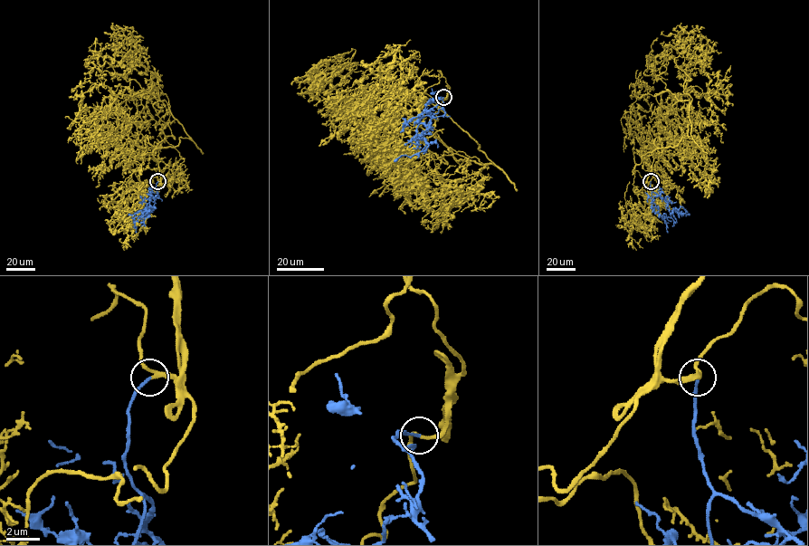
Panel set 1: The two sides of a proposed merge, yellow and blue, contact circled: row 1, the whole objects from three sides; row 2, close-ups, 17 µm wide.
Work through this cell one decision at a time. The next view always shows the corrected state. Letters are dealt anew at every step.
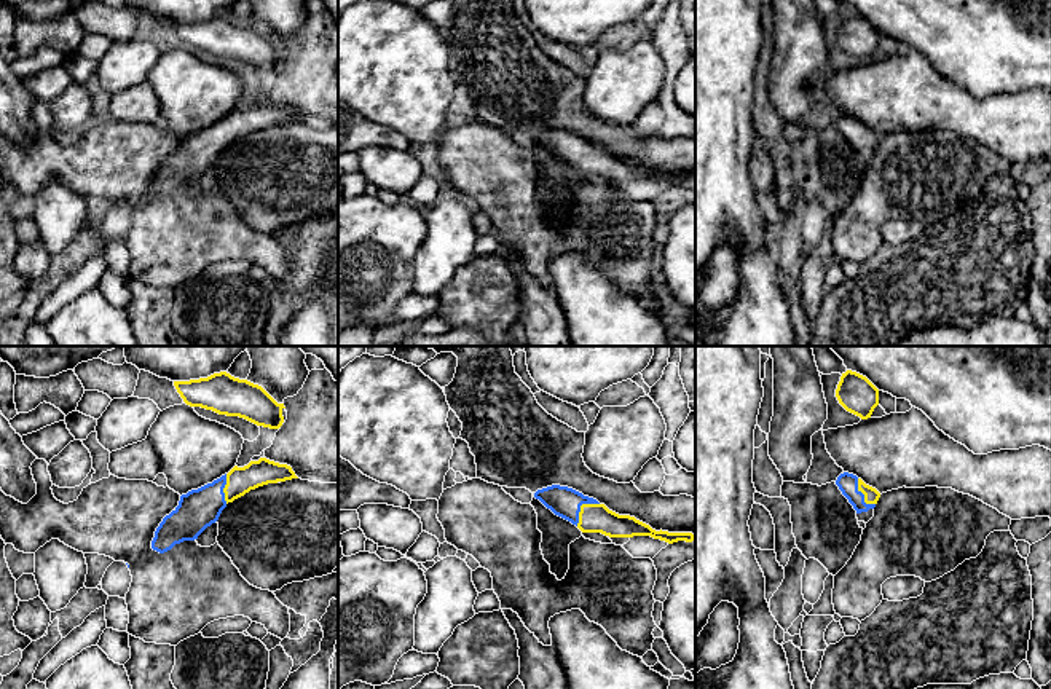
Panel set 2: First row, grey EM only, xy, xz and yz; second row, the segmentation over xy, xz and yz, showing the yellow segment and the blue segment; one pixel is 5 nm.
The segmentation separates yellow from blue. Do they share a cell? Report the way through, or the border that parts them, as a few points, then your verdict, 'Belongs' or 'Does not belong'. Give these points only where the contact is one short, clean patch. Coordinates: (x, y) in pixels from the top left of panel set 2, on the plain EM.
Path across: xz (594, 160), (581, 150), (563, 144). Belongs

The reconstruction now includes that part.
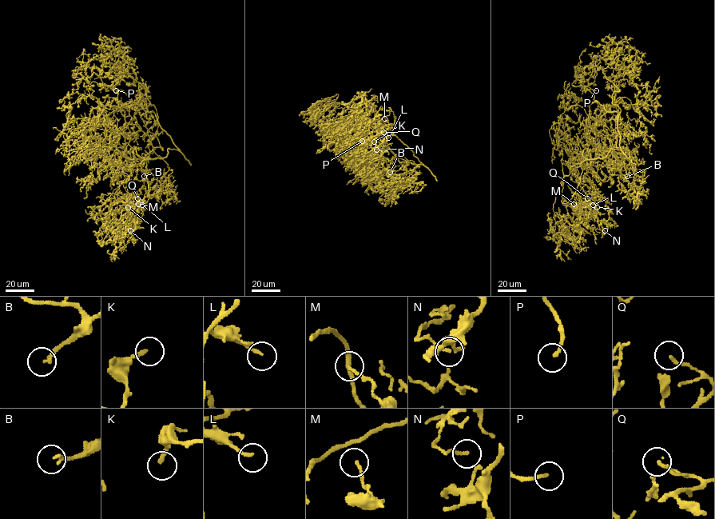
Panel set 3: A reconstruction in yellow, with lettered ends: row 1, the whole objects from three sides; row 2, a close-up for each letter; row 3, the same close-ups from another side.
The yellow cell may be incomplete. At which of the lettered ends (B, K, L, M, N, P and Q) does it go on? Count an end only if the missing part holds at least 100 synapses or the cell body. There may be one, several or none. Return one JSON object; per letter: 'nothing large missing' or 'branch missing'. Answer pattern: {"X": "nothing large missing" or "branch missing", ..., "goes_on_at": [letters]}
{"B": "branch missing", "K": "nothing large missing", "L": "branch missing", "M": "nothing large missing", "N": "nothing large missing", "P": "branch missing", "Q": "nothing large missing", "goes_on_at": ["B", "L", "P"]}

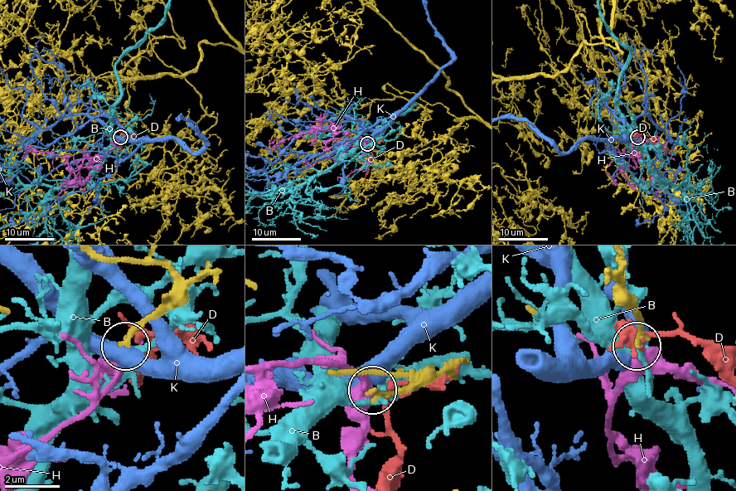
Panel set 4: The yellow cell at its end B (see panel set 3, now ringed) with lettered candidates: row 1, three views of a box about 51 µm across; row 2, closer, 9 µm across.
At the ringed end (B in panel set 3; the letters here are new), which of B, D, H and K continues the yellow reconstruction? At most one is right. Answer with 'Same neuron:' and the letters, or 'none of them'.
Same neuron: H

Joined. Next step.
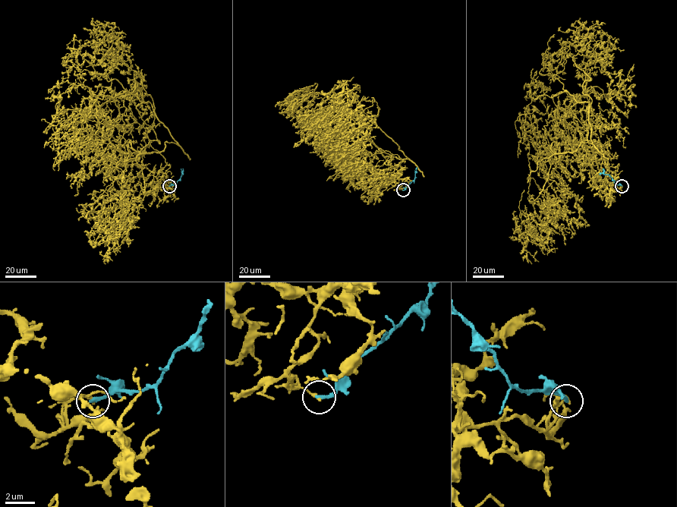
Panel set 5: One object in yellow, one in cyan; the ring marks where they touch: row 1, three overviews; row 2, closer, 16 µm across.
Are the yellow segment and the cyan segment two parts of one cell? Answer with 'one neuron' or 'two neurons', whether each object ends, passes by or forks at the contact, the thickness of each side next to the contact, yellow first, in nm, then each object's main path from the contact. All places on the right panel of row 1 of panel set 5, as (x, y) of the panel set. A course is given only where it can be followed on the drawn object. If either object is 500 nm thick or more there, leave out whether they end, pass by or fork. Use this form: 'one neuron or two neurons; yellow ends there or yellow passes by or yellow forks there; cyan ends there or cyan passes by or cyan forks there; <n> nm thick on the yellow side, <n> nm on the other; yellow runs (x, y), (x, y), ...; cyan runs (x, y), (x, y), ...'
two neurons; yellow ends there; cyan ends there; 240 nm thick on the yellow side, 240 nm on the other; yellow runs (621, 186), (591, 167), (577, 102), (592, 143), (549, 159), (529, 200), (548, 217), (544, 246), (533, 228); cyan runs (621, 186), (604, 174), (603, 168)

